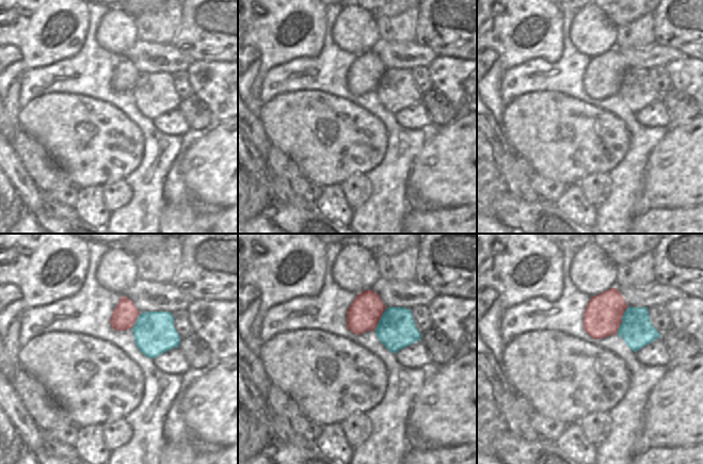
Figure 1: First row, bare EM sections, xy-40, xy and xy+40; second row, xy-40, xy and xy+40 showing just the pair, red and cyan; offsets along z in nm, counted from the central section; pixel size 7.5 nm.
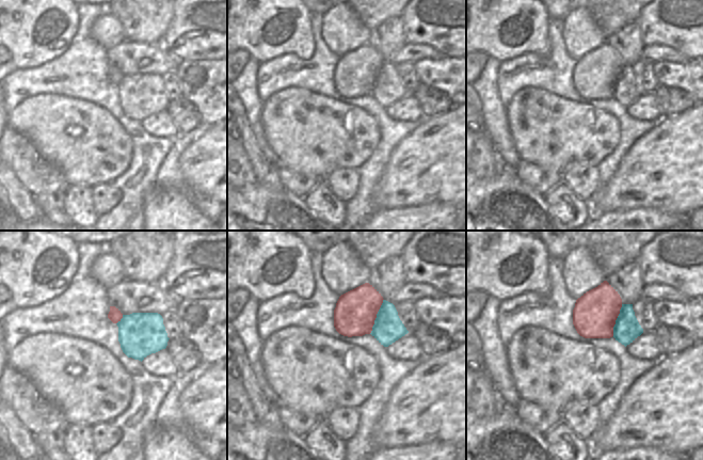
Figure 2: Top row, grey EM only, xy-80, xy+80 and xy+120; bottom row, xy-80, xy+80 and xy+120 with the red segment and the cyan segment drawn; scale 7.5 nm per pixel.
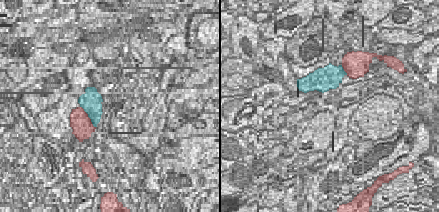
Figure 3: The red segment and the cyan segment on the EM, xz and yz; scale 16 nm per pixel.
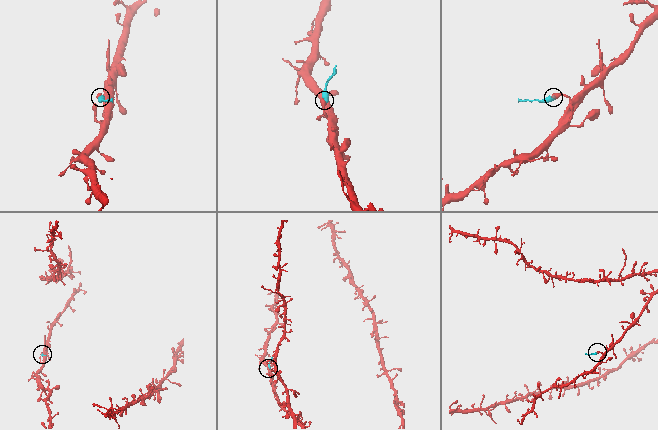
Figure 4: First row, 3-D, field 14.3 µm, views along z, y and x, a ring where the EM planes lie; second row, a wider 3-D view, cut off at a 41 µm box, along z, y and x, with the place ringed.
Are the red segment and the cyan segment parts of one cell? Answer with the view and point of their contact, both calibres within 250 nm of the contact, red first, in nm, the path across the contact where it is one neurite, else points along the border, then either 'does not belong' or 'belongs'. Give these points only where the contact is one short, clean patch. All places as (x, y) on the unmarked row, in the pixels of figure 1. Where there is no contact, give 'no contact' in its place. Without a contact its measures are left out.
meets red in xy+40 at (621, 80); 280 nm thick on the red side, 240 nm on the other; border along xy+40 (627, 67), (617, 93); does not belong

